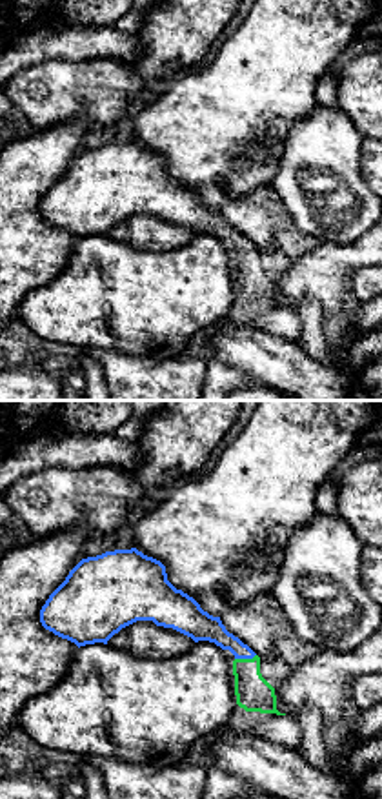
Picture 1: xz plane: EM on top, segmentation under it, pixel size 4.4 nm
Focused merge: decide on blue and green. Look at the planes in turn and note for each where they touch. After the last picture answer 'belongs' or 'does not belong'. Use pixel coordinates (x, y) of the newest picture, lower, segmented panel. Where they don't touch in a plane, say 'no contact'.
meets blue at (244, 657)

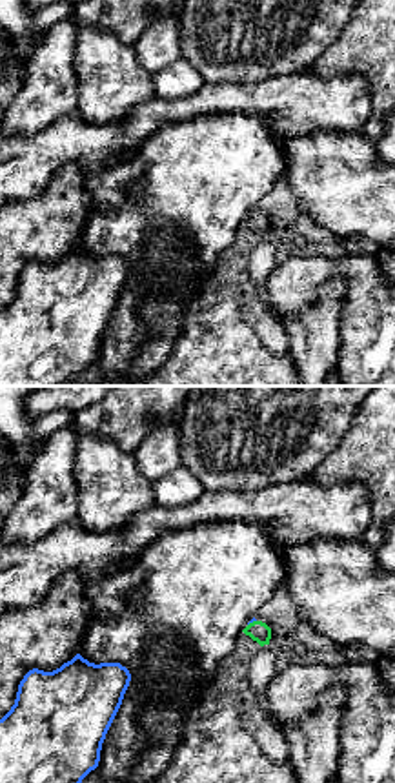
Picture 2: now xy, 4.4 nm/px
meets blue at (252, 621)

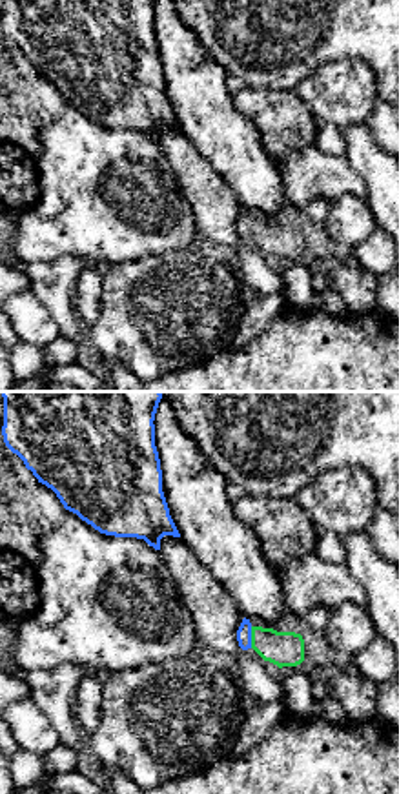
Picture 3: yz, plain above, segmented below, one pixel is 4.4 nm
meets blue at (250, 638)

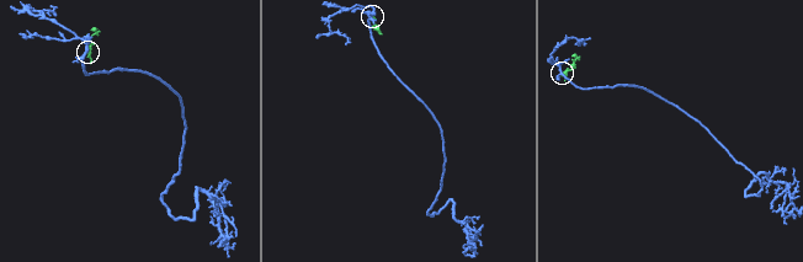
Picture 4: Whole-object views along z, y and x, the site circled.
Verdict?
belongs

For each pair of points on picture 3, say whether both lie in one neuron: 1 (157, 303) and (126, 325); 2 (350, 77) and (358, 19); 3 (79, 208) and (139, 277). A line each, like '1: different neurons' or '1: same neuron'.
1: same neuron
2: different neurons
3: different neurons

